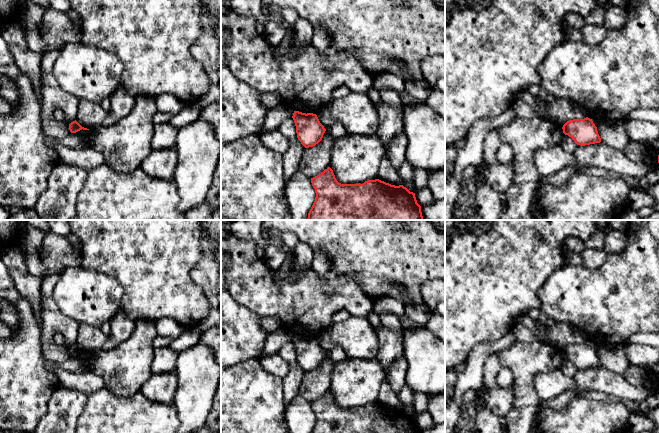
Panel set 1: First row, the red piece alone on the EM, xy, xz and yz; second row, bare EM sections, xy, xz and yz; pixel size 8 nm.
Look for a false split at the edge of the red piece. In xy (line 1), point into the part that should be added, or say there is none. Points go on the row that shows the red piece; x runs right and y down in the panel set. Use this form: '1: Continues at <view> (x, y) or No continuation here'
1: No continuation here

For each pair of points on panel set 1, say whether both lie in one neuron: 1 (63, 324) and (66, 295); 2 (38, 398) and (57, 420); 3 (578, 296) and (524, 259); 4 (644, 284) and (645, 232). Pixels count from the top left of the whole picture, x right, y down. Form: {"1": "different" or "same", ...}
{"1": "different", "2": "different", "3": "different", "4": "same"}

